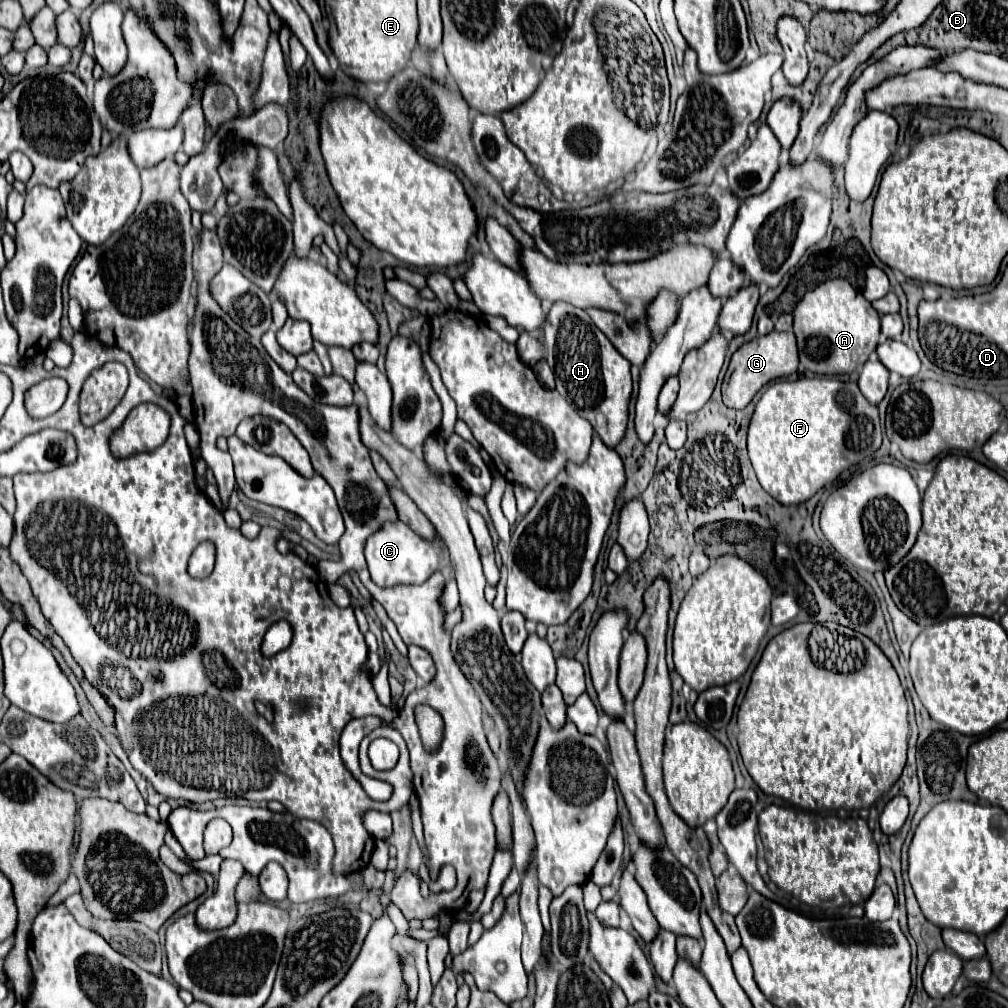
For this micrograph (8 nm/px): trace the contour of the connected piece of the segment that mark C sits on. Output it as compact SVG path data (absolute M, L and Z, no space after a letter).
M386 522L382 530L372 534L366 542L366 562L372 580L382 586L398 586L398 584L422 584L430 578L432 572L444 572L448 568L448 550L446 544L438 538L436 542L422 540L416 532L412 532L404 522Z

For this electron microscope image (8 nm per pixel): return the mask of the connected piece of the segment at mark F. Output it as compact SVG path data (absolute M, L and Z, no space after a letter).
M800 378L772 384L756 404L748 428L748 456L762 488L780 504L802 504L840 472L882 444L878 406L866 402L856 382Z

